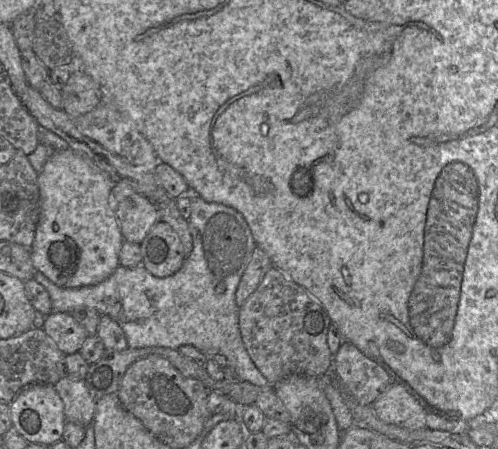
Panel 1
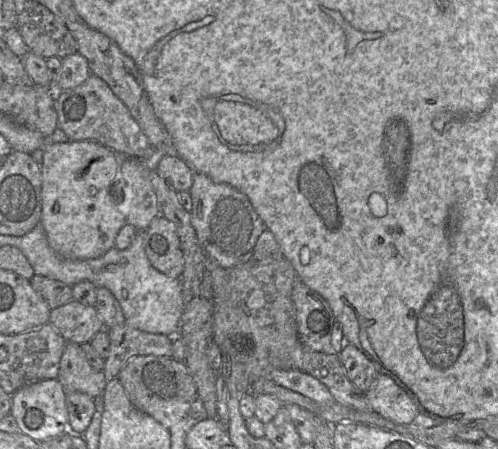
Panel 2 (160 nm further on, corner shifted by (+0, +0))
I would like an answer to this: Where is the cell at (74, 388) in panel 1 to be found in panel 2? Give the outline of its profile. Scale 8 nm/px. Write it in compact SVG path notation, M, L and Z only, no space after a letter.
M72 342L66 343L57 380L62 384L66 394L77 391L93 399L103 394L107 384L103 371L93 369L80 345Z

